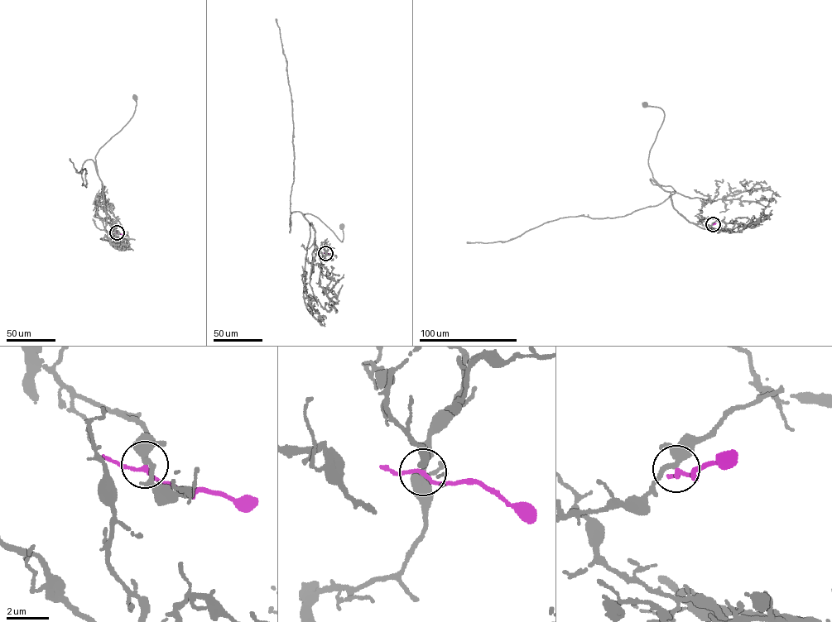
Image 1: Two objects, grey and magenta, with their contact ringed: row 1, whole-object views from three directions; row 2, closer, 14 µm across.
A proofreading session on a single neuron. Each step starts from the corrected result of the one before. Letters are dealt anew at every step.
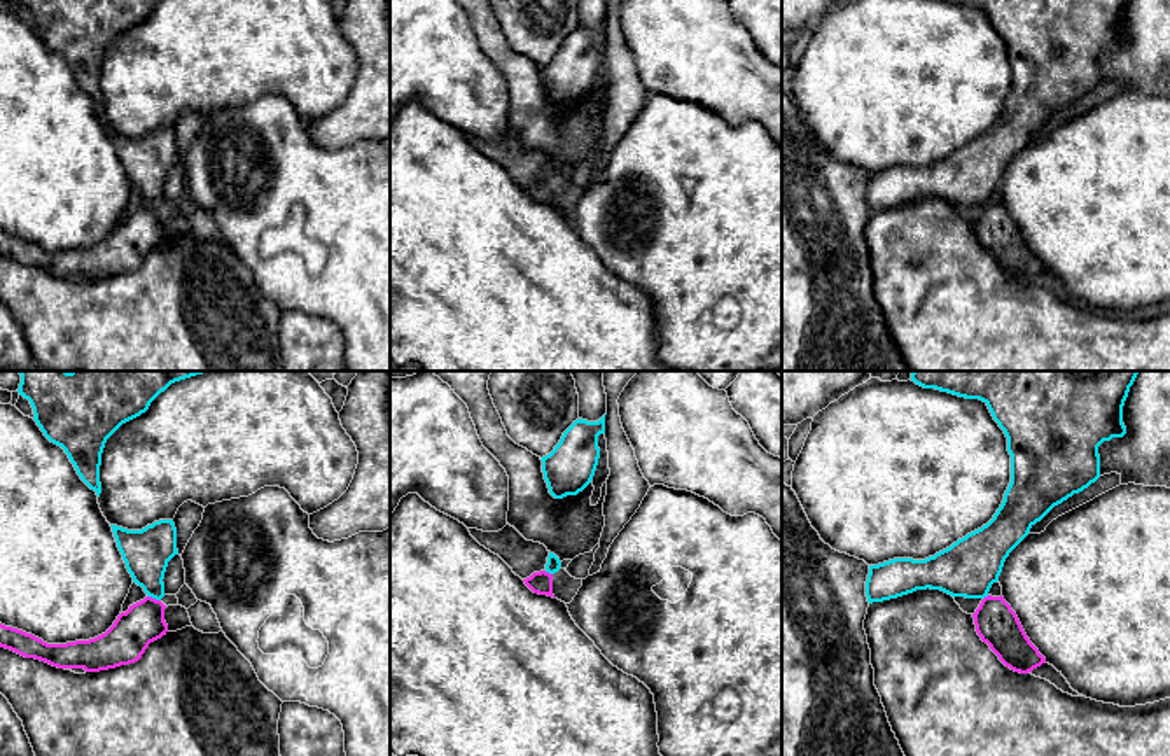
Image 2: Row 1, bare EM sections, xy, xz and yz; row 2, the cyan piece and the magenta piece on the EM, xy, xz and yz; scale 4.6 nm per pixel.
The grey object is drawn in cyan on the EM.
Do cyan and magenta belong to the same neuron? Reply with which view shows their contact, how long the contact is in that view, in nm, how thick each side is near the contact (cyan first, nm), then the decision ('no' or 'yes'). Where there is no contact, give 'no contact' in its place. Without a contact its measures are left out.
xy | 70 nm | 220/200 nm | no

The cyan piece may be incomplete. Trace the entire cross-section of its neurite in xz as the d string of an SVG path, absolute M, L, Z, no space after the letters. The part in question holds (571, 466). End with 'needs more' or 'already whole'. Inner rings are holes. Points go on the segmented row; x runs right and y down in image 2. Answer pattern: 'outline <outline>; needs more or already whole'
outline M605 415L598 422L579 418L563 432L554 450L540 458L554 499L577 495L591 483L600 458L600 434L605 434Z; already whole

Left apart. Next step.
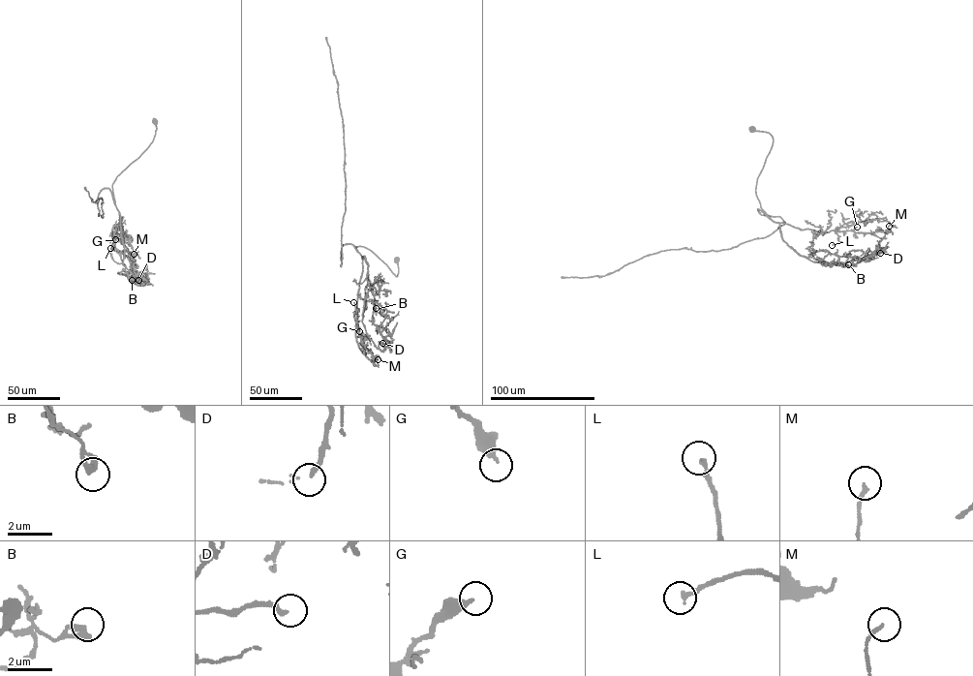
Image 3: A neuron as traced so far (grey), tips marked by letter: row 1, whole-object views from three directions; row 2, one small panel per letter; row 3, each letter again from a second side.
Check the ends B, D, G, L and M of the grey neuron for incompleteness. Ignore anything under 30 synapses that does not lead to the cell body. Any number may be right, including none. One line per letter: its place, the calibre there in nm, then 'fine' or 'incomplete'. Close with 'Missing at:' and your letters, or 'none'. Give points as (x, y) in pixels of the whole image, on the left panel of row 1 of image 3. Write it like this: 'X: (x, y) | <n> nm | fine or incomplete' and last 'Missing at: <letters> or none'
B: (132, 280) | 360 nm | fine
D: (138, 280) | 200 nm | fine
G: (115, 239) | 320 nm | fine
L: (110, 248) | 200 nm | fine
M: (134, 254) | 160 nm | fine
Missing at: none

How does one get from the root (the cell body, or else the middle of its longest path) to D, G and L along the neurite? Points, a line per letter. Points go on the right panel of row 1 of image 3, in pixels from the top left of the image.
D: (751, 128), (773, 138), (755, 194), (787, 244), (806, 257), (826, 250), (866, 261), (880, 253)
G: (751, 128), (769, 133), (773, 139), (755, 190), (761, 207), (771, 219), (822, 232), (853, 230), (857, 227)
L: (751, 128), (769, 133), (773, 139), (757, 179), (761, 209), (775, 222), (834, 230), (839, 242), (832, 245)

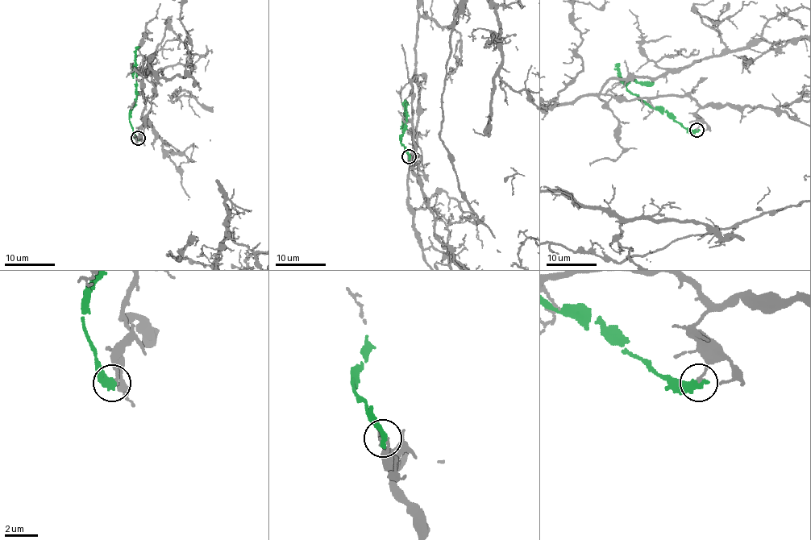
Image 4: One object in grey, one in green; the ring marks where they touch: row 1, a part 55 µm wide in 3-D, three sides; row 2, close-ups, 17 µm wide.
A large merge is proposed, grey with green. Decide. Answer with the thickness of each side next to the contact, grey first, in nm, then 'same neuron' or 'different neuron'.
220/440 nm | different neuron

